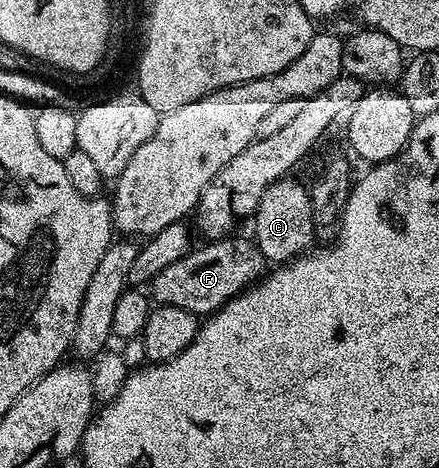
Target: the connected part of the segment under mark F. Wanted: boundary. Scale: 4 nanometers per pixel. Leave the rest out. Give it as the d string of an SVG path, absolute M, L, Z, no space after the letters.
M239 235L222 237L219 241L206 241L202 246L191 248L184 259L176 259L160 275L150 280L148 293L159 306L180 307L197 315L215 313L224 303L250 288L267 272L266 256L258 250L253 240L246 241Z

